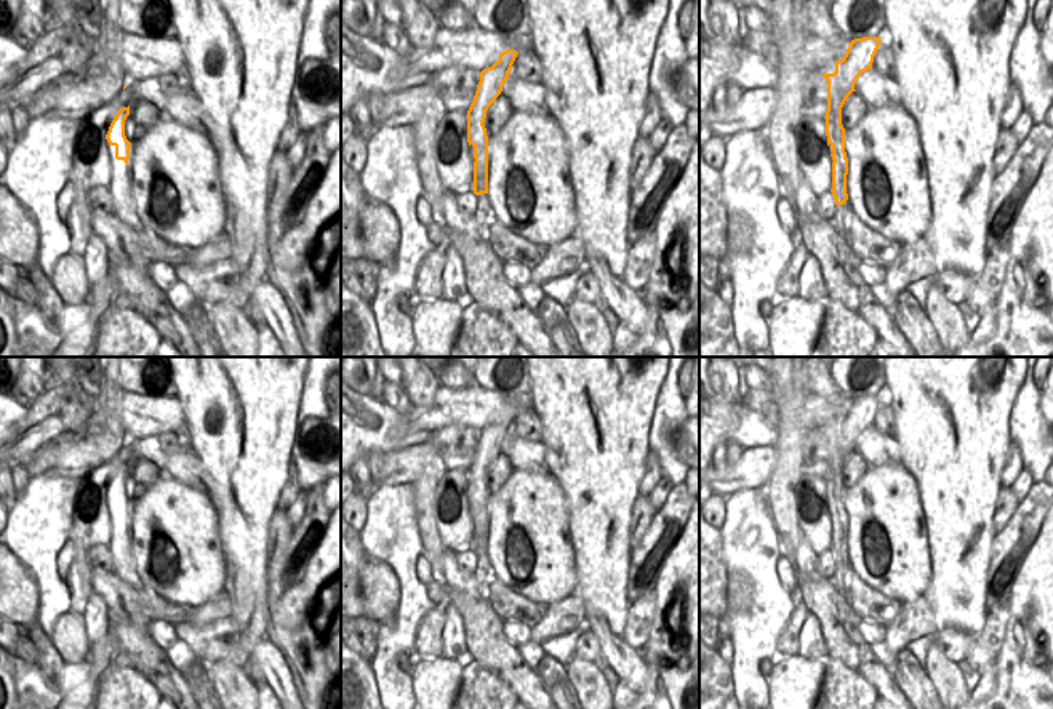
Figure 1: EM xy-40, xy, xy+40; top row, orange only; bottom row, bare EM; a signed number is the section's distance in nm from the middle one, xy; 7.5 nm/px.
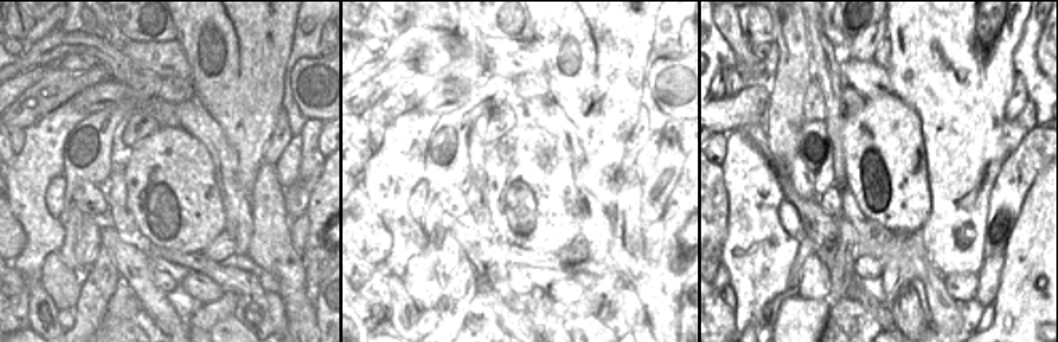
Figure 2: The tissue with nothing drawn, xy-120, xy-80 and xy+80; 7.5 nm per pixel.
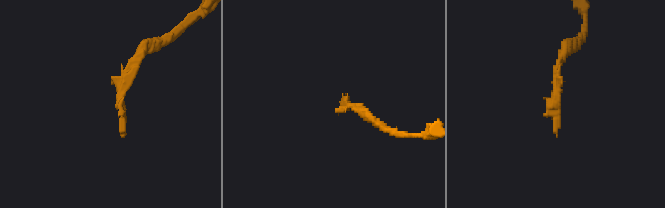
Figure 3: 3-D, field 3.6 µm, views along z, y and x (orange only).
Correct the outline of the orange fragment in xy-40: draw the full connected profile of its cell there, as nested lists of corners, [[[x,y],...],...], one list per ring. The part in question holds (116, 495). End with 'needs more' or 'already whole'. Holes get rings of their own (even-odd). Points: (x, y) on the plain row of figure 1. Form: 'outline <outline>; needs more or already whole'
outline [[[130,464],[122,466],[112,479],[106,498],[110,515],[110,543],[112,571],[126,584],[136,587],[138,576],[134,559],[130,551],[128,517],[131,501],[125,495],[125,479],[130,474]]]; needs more

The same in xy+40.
outline [[[863,395],[851,399],[845,415],[835,419],[834,432],[823,432],[827,440],[826,495],[832,515],[832,554],[835,571],[832,581],[839,592],[847,591],[848,578],[842,571],[847,552],[848,517],[845,511],[845,487],[842,483],[842,466],[847,456],[856,450],[858,435],[872,427],[874,415],[880,405],[880,395]]]; needs more

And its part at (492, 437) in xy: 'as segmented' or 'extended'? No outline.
extended

